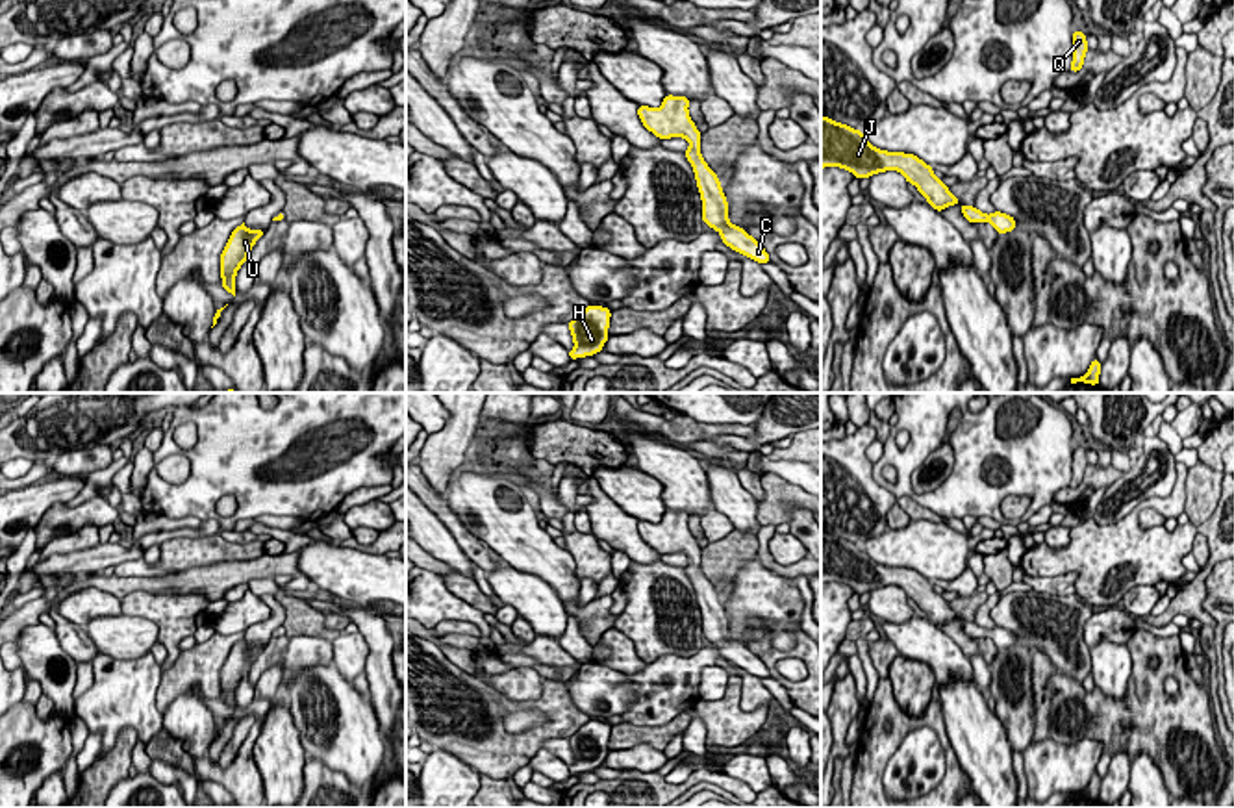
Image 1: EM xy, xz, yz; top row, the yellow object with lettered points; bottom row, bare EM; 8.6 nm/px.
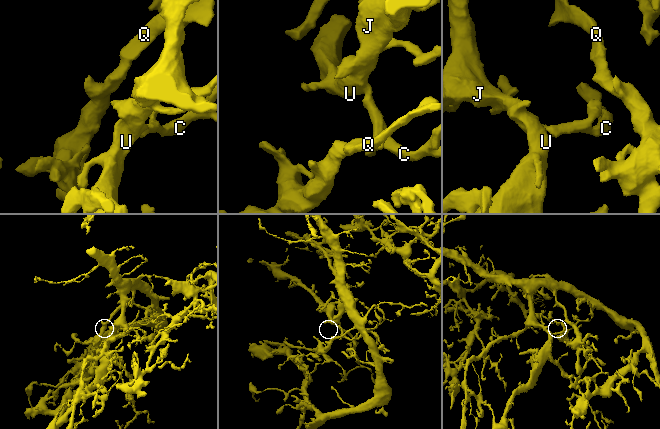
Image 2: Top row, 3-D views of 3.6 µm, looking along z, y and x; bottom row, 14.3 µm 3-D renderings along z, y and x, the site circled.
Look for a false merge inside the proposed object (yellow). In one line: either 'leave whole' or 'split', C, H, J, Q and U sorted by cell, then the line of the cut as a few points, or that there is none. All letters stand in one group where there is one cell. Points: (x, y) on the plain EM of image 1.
leave whole | C H J Q U | no cut

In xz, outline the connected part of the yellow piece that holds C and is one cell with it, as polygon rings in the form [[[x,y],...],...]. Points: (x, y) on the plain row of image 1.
[[[667,510],[663,519],[654,524],[639,521],[637,530],[643,541],[660,554],[684,552],[691,560],[684,567],[693,582],[697,602],[702,615],[702,636],[721,649],[721,654],[732,665],[745,669],[758,678],[769,678],[771,673],[765,663],[749,650],[743,643],[728,636],[728,617],[721,604],[717,589],[708,582],[700,571],[700,547],[687,526],[689,513]]]

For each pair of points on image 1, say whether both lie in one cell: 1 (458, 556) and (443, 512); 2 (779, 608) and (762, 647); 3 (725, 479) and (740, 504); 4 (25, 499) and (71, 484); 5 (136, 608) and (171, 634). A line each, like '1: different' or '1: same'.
1: different
2: different
3: same
4: same
5: same

